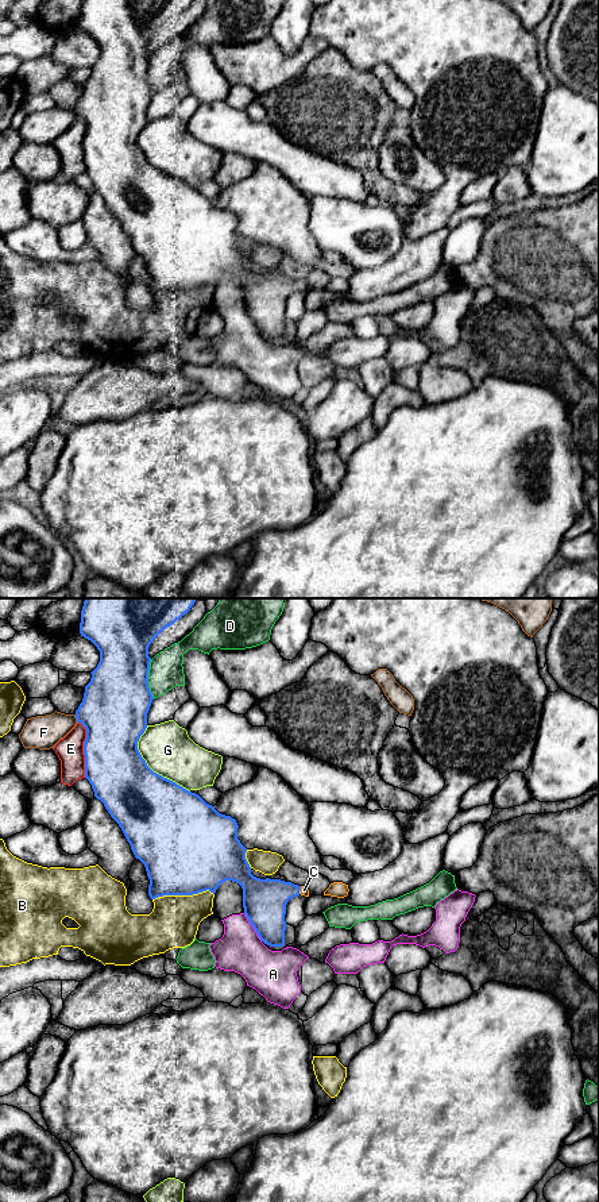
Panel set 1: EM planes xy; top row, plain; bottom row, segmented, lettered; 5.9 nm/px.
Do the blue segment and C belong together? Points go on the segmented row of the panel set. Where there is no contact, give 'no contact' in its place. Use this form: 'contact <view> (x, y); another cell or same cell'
contact xy (300, 889); same cell

